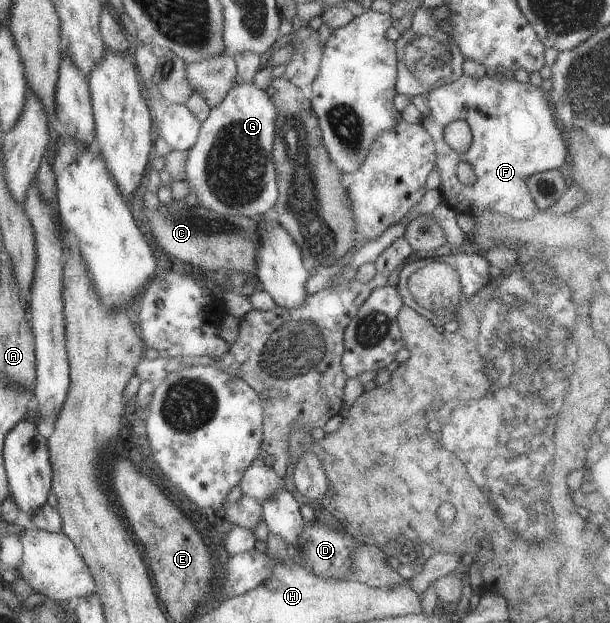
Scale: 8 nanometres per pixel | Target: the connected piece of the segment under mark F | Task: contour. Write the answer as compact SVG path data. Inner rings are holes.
M484 74L482 78L462 75L458 80L448 84L440 84L427 94L429 114L423 116L421 125L432 136L436 143L436 170L440 174L442 198L446 204L458 214L468 214L476 217L484 210L504 214L512 220L528 220L539 211L538 205L528 186L528 178L552 168L558 169L566 158L566 146L562 138L562 129L554 117L552 103L548 93L540 86L530 82L519 82L512 75L501 74L490 77ZM457 120L468 123L473 134L472 144L468 152L456 152L444 140L444 128ZM460 162L468 162L472 166L476 182L466 186L456 176Z

